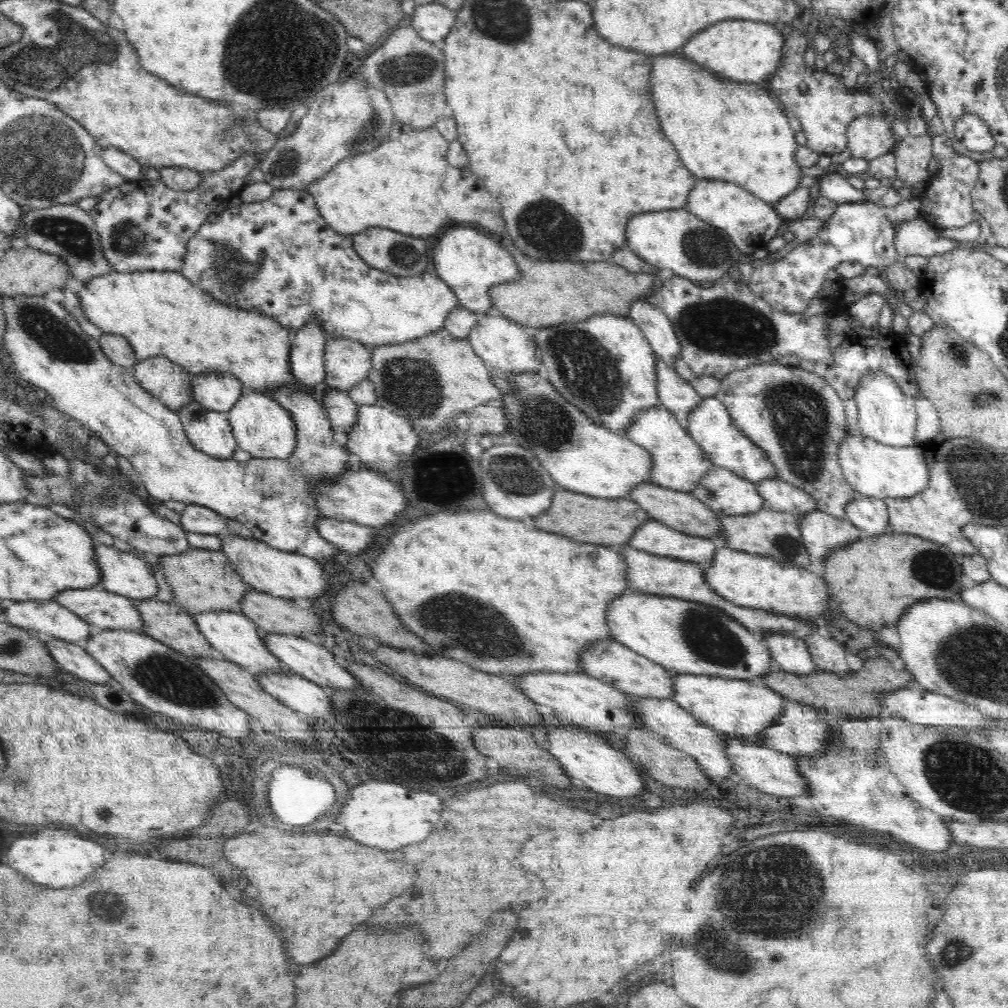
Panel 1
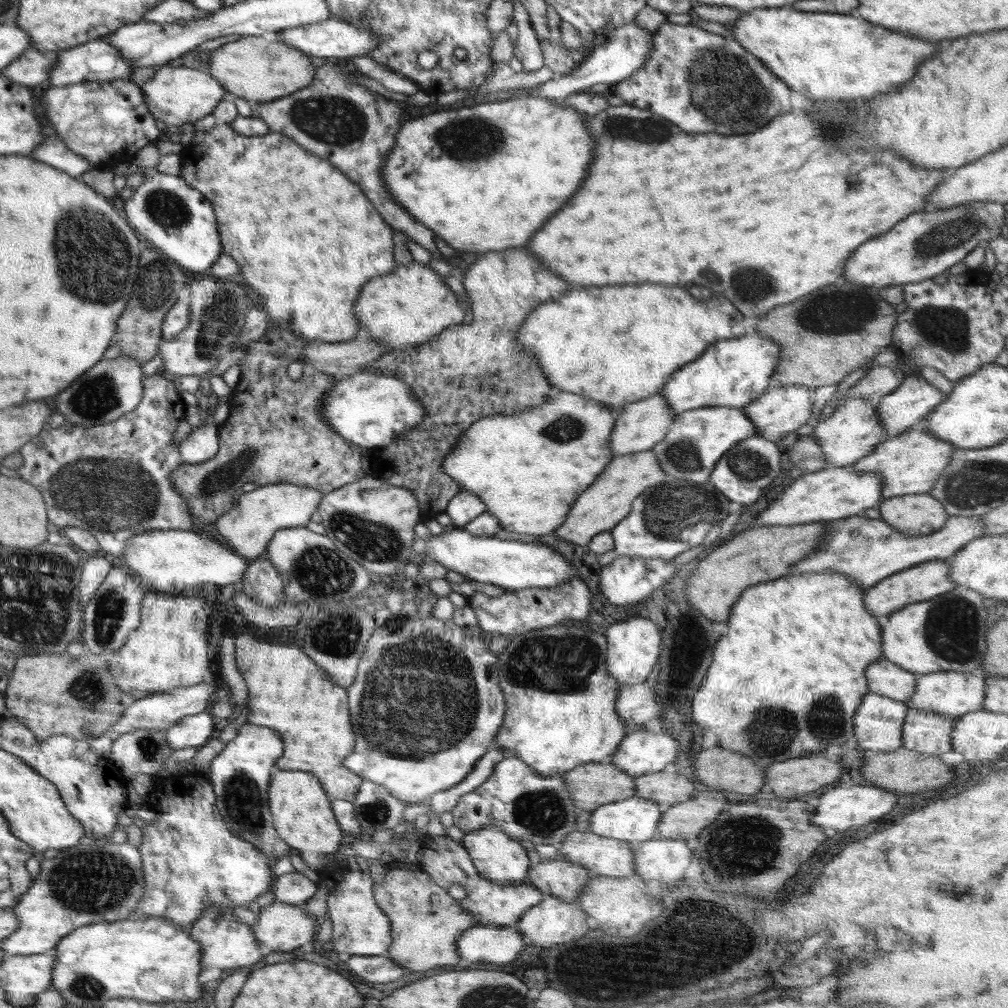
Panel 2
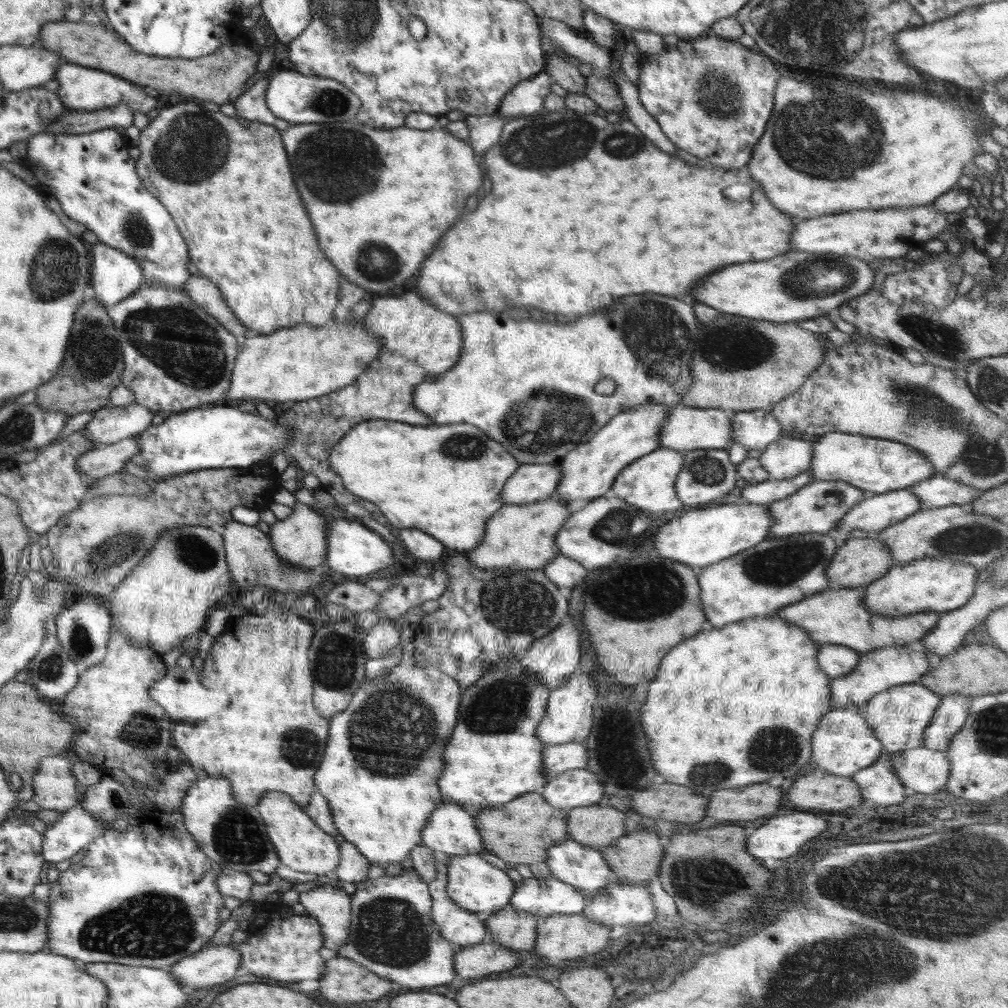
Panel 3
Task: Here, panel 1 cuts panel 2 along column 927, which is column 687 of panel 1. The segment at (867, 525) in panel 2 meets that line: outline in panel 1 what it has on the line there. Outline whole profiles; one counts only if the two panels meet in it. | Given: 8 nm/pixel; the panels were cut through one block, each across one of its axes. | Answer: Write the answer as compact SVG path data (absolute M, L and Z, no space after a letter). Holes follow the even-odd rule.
M652 518L640 524L625 544L652 555L694 563L714 561L716 551L720 548L715 539L678 532Z

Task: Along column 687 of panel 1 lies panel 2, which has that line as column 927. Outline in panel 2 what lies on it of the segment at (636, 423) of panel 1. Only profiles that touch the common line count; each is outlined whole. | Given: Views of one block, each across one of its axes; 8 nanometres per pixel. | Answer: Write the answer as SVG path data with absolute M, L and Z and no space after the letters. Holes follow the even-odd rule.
M918 424L914 428L880 442L875 449L850 466L854 471L882 473L882 500L895 496L909 494L928 493L946 464L950 464L950 456L954 454L956 446L946 439L934 437L930 431L926 431L924 424Z

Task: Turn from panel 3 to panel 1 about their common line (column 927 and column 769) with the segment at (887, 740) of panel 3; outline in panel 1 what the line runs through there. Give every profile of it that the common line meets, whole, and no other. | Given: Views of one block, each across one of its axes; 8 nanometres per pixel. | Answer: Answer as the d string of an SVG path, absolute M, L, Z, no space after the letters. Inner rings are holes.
M674 673L674 702L692 713L696 720L714 730L733 735L743 740L759 744L769 726L772 726L780 712L784 710L786 700L776 691L760 684L759 681L728 679L710 675L692 675Z

